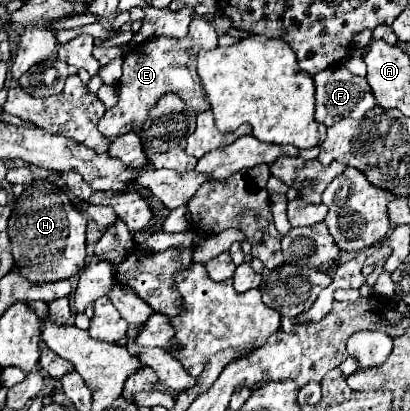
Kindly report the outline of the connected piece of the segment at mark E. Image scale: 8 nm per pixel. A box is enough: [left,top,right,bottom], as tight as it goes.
[98,17,218,139]

